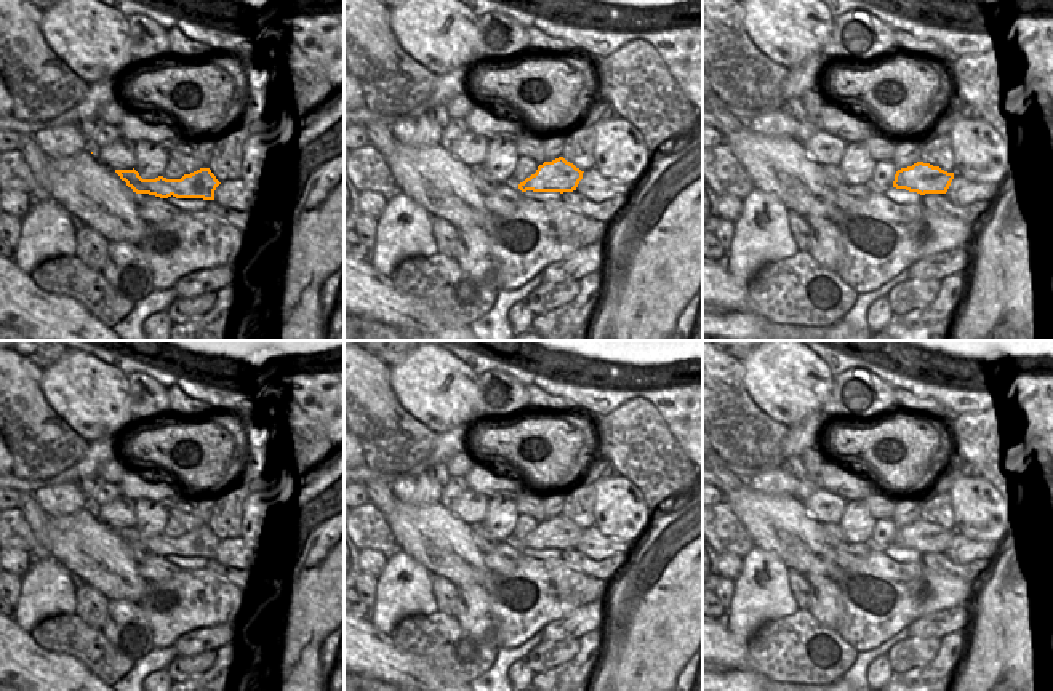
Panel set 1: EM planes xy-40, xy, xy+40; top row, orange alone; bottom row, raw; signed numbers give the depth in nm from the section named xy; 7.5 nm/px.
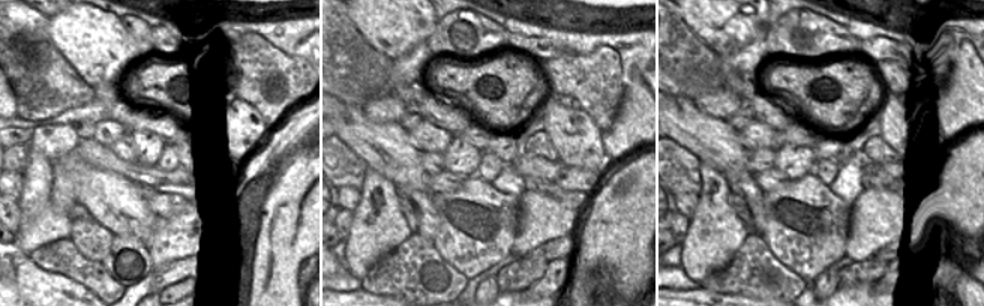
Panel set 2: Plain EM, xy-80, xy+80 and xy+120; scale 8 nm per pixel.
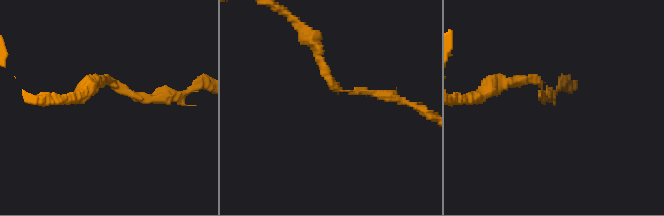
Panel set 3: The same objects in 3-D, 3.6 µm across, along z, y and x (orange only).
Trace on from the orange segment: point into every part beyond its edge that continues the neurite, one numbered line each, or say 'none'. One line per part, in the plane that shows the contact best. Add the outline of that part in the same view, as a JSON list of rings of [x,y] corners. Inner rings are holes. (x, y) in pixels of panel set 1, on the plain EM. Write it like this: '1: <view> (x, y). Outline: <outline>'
none

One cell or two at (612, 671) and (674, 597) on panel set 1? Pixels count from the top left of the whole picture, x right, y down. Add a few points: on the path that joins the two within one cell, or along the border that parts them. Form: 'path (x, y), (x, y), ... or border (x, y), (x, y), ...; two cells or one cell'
path (629, 653), (658, 624), (661, 615); one cell

